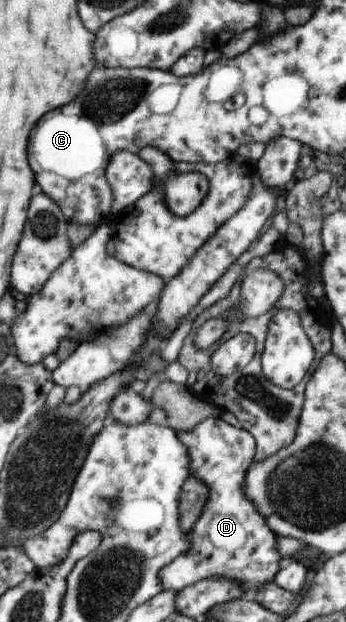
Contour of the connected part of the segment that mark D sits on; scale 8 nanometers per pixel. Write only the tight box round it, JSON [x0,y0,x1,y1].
[159,417,284,598]

